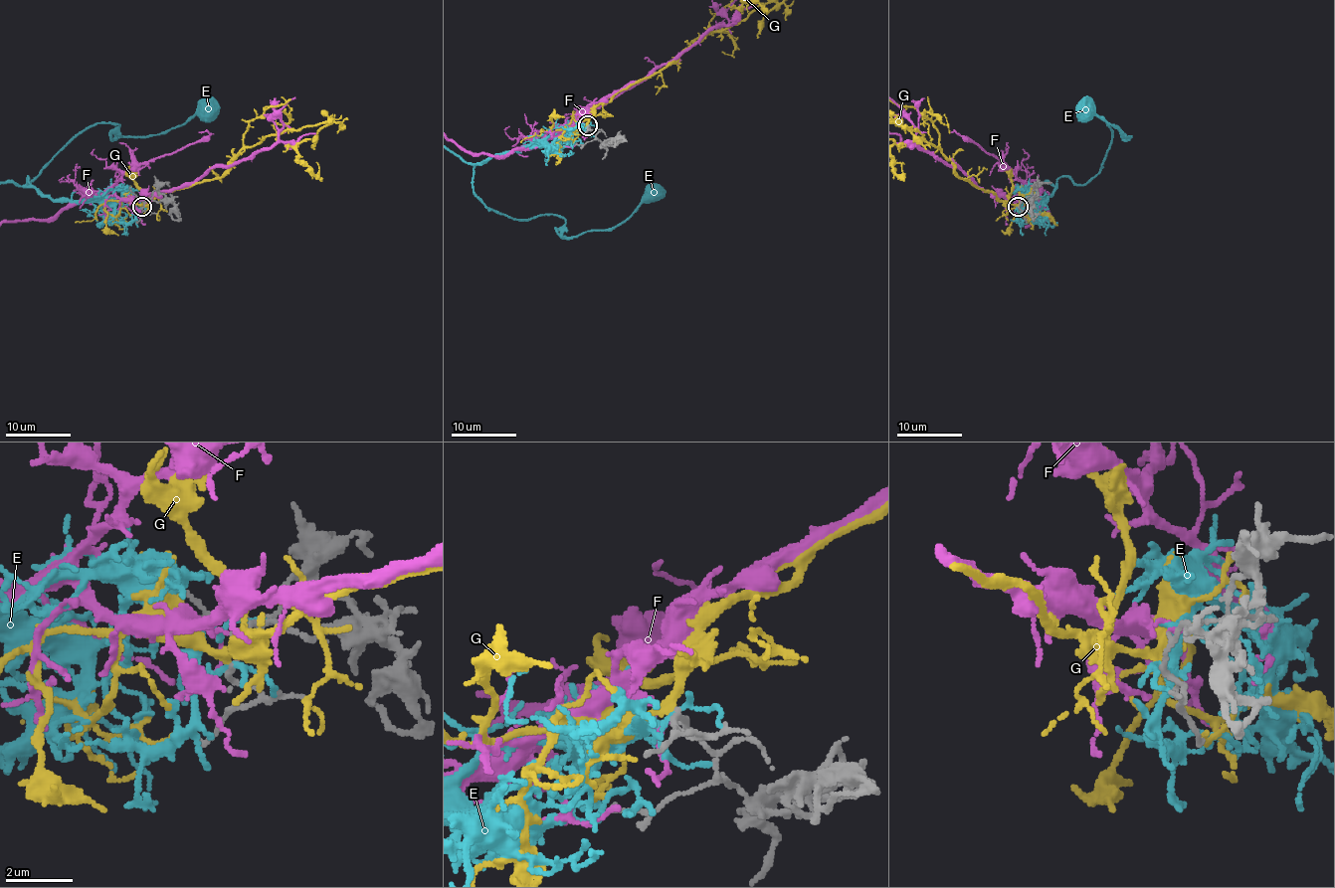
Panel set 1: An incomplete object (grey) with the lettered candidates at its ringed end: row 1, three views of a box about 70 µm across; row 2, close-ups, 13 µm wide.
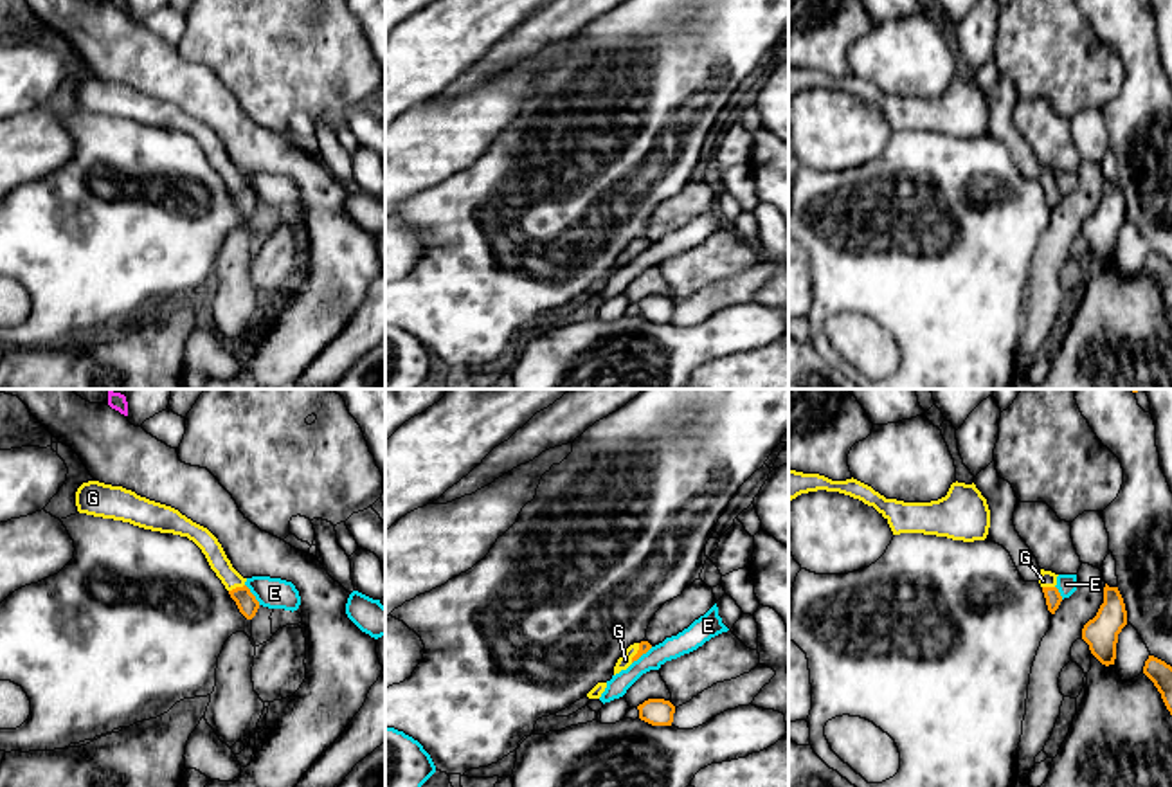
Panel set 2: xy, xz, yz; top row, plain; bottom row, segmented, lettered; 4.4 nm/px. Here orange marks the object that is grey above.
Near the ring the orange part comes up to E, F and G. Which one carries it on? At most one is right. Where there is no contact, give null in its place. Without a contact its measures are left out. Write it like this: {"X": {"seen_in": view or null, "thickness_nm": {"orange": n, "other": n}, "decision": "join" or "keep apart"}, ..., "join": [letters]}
{"E": {"seen_in": "xy", "thickness_nm": {"orange": 90, "other": 140}, "decision": "keep apart"}, "F": {"seen_in": null, "decision": "keep apart"}, "G": {"seen_in": "xy", "thickness_nm": {"orange": 90, "other": 90}, "decision": "join"}, "join": ["G"]}

